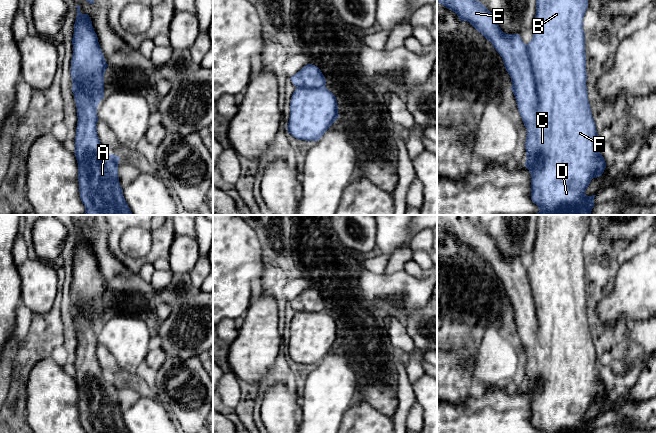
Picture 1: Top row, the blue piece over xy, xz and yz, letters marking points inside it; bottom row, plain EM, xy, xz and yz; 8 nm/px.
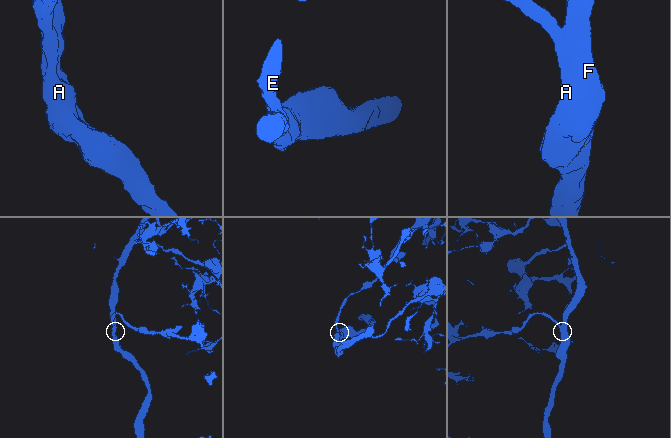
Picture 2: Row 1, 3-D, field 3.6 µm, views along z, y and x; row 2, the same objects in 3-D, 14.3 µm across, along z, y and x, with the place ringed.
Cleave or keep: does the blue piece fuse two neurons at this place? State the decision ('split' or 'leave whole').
leave whole

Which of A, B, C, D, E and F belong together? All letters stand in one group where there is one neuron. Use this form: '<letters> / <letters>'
A B C D E F

